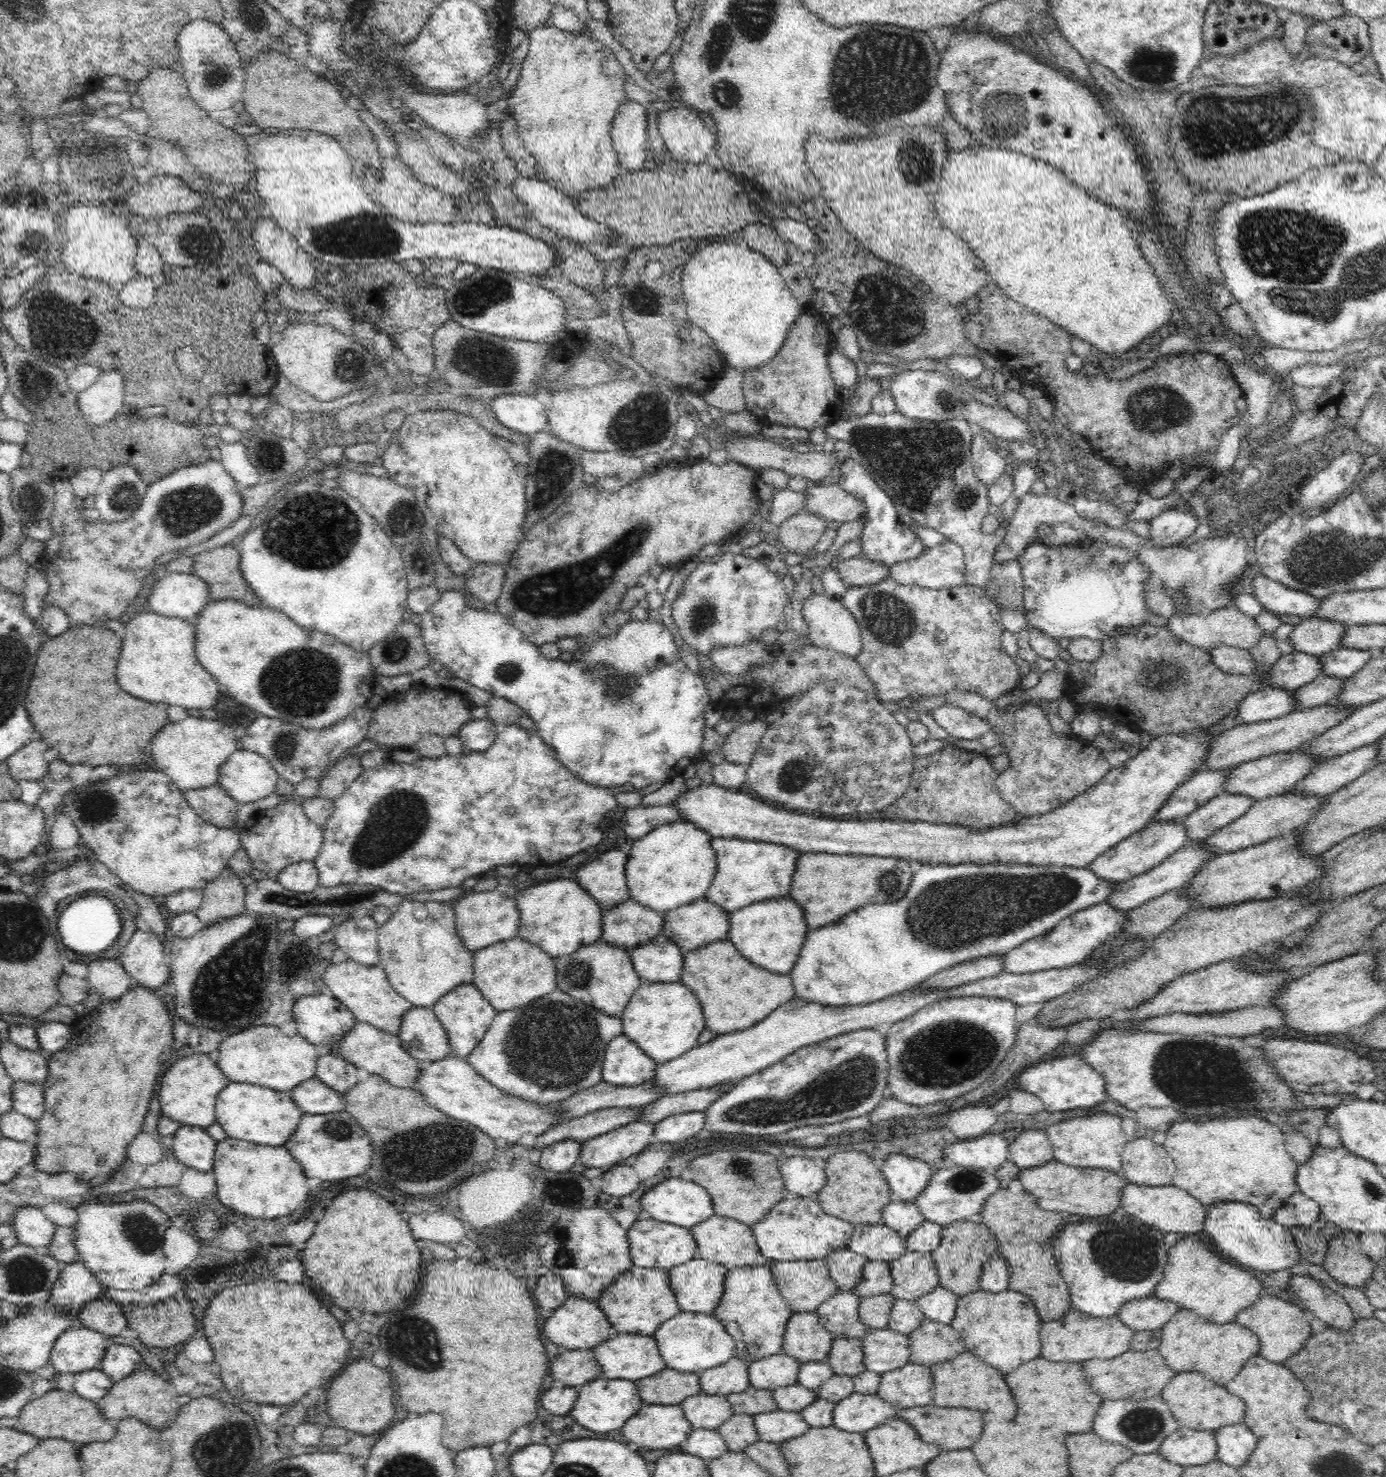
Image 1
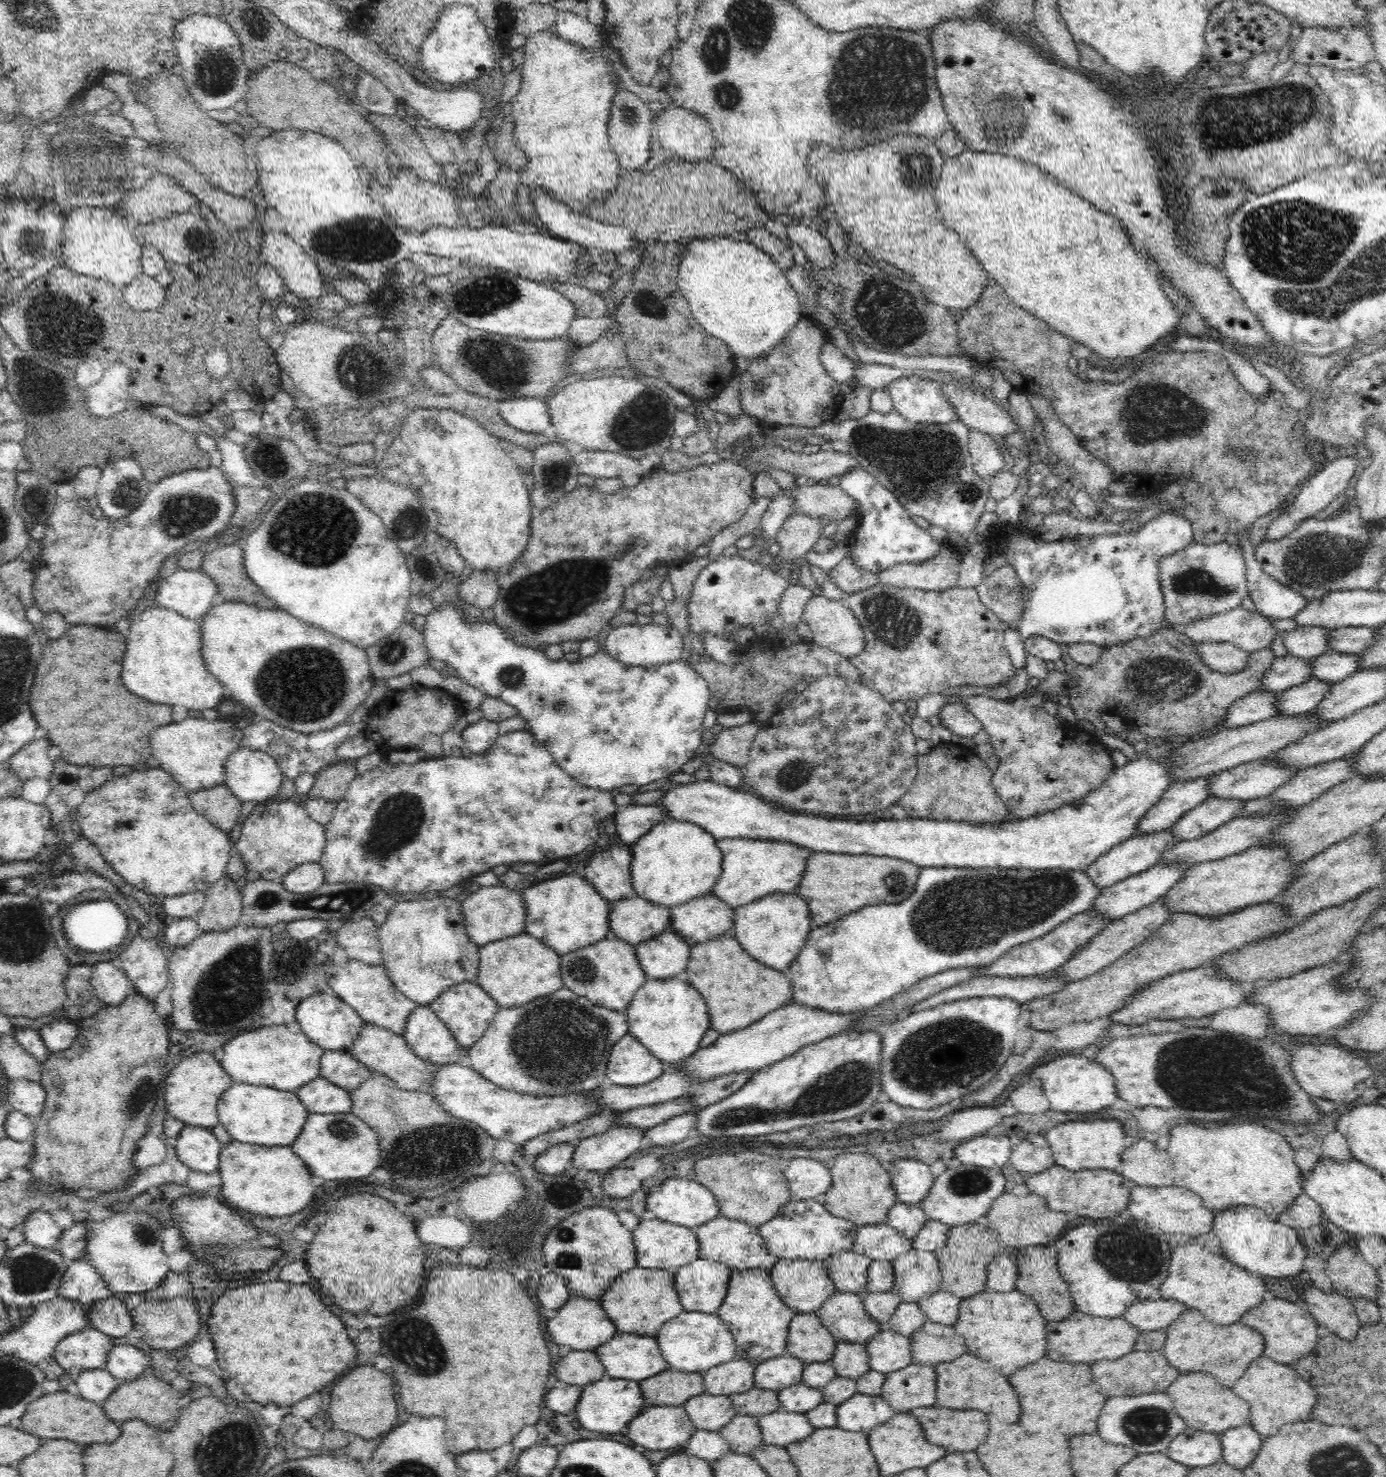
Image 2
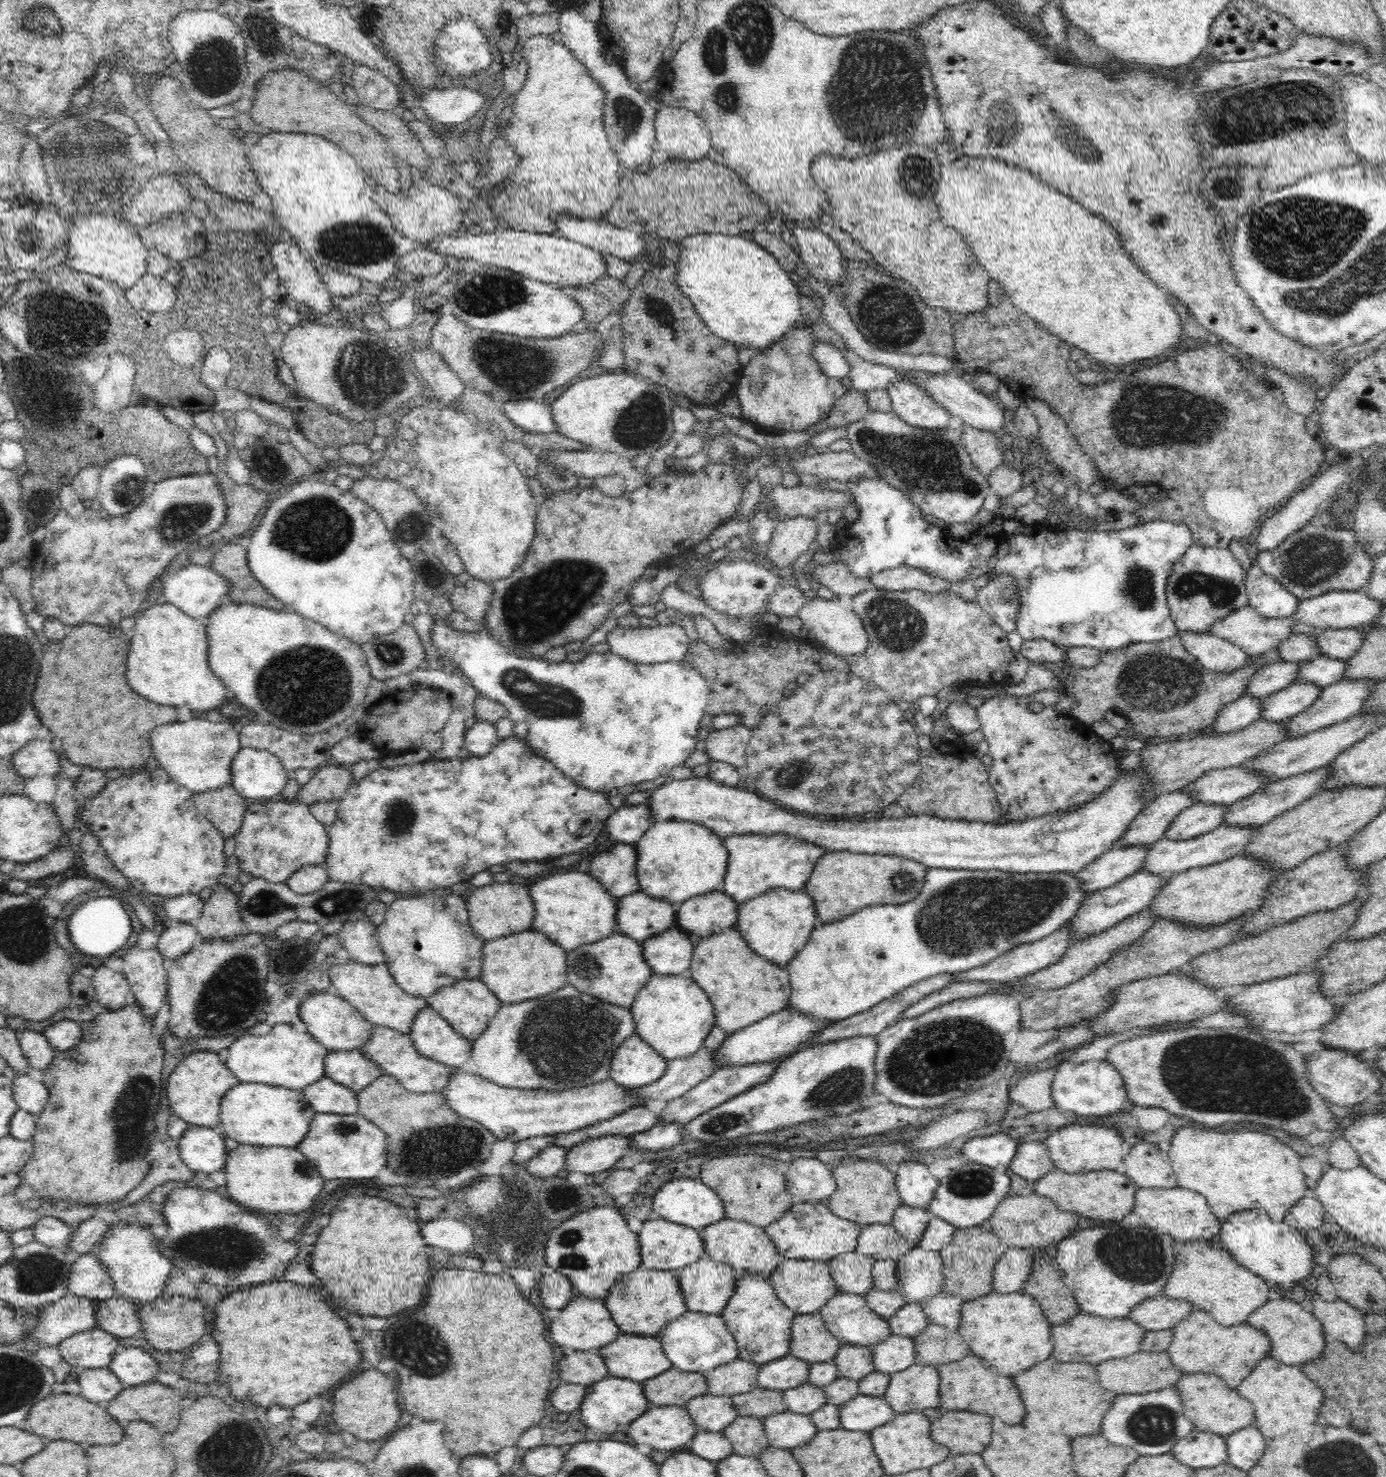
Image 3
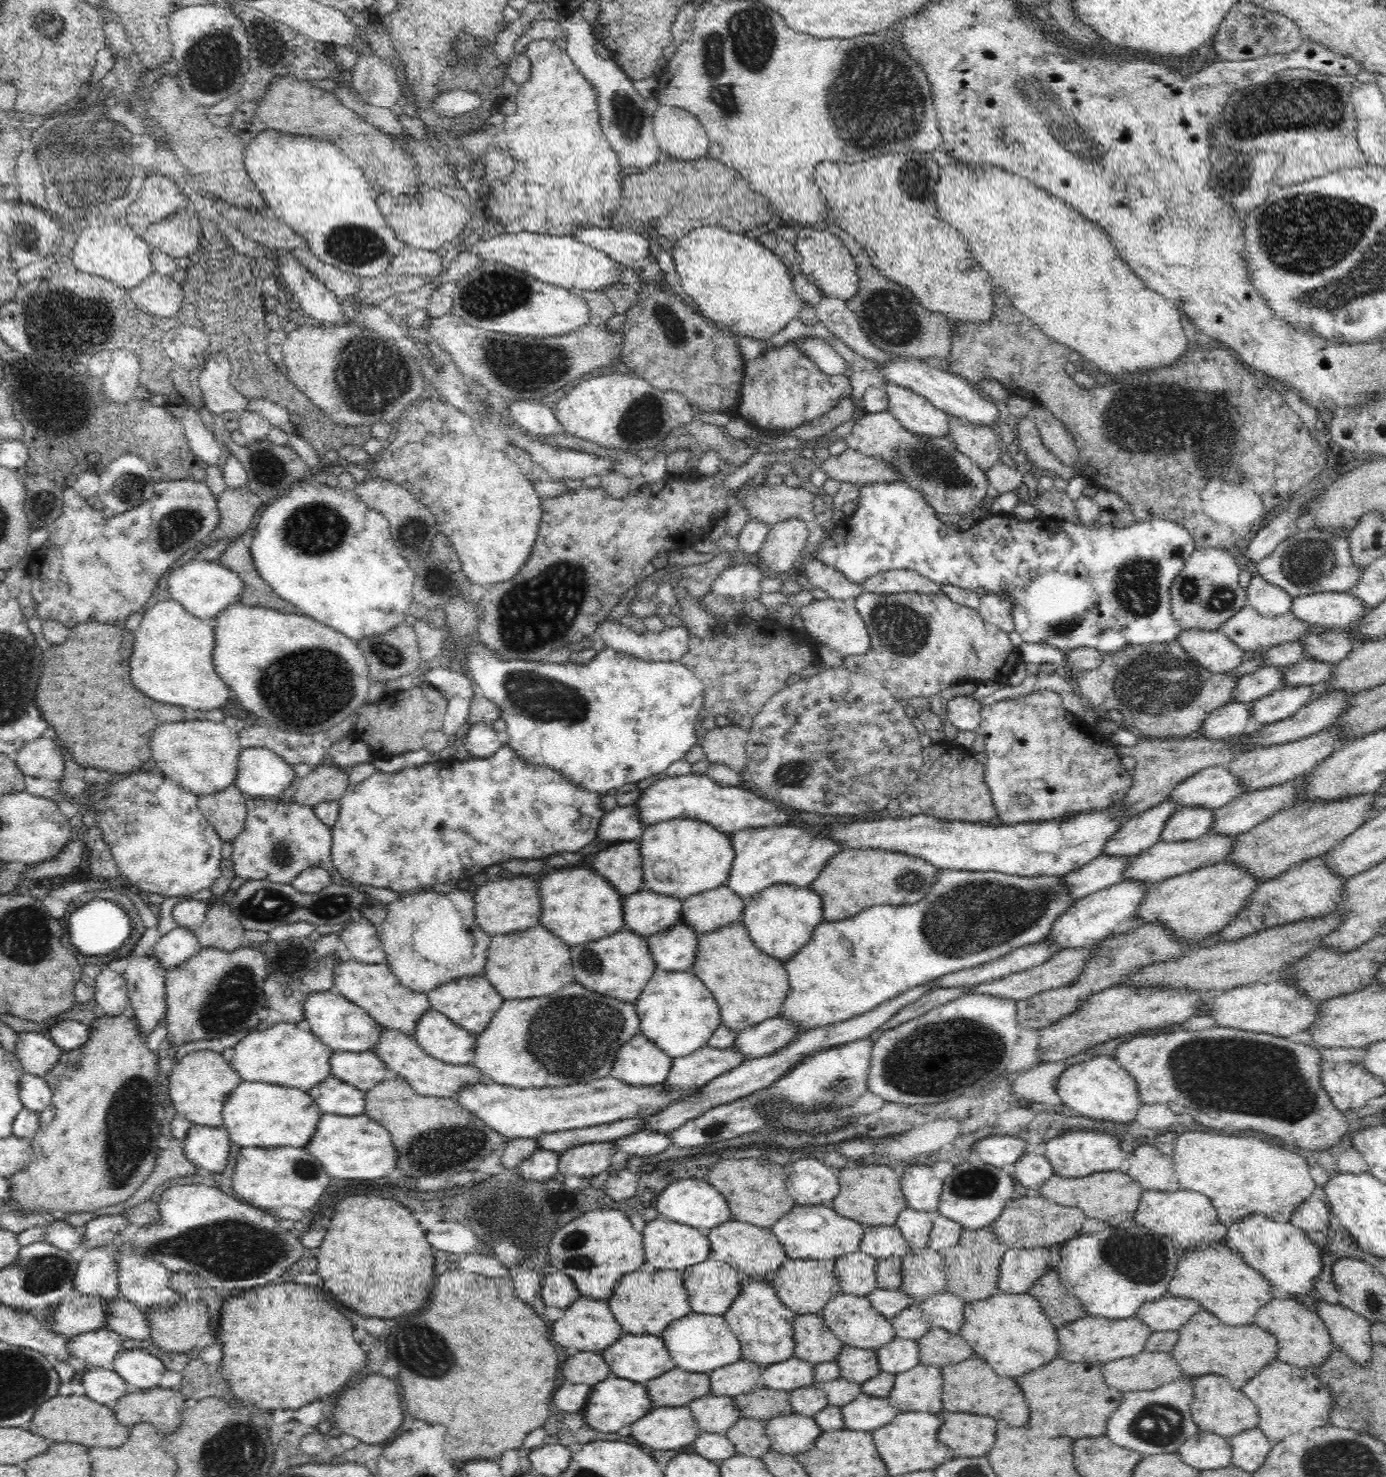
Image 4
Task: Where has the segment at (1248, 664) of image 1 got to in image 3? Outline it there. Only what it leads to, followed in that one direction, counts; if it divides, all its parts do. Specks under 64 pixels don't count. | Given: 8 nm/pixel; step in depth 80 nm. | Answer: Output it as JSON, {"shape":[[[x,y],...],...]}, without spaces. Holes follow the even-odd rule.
{"shape":[[[1180,631],[1184,647],[1191,652],[1198,663],[1210,672],[1232,674],[1245,666],[1246,655],[1236,644],[1214,634]]]}

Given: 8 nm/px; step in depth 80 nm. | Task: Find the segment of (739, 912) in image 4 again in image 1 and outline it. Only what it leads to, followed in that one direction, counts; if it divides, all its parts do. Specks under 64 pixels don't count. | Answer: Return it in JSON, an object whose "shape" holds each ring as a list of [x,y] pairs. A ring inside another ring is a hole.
{"shape":[[[705,897],[694,902],[664,913],[664,926],[662,933],[673,940],[685,952],[708,946],[712,942],[726,939],[729,931],[728,919],[730,914],[713,902],[708,902]]]}

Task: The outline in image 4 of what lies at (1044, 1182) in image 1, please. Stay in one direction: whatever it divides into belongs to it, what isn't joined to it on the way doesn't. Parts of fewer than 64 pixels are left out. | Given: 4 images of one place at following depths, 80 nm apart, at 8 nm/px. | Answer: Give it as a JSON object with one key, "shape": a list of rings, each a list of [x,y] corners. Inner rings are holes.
{"shape":[[[1118,1171],[1096,1172],[1084,1178],[1060,1178],[1054,1176],[1041,1187],[1039,1193],[1042,1197],[1056,1201],[1065,1207],[1078,1207],[1090,1218],[1106,1220],[1111,1225],[1124,1220],[1134,1218],[1138,1210],[1141,1194],[1144,1192],[1142,1186],[1129,1176]]]}

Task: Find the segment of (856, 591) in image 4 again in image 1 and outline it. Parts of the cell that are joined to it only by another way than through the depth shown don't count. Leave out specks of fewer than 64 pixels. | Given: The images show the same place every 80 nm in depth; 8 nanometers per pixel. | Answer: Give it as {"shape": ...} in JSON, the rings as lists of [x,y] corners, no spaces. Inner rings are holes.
{"shape":[[[860,554],[854,558],[840,561],[836,565],[842,583],[847,587],[854,585],[871,585],[888,577],[889,566],[874,561]]]}

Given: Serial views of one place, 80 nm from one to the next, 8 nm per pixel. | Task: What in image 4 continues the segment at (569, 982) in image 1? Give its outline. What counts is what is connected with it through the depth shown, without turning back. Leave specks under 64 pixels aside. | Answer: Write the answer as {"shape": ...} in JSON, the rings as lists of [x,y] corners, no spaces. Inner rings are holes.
{"shape":[[[623,929],[600,940],[571,947],[574,982],[592,992],[634,1003],[658,969],[647,939],[637,932]]]}

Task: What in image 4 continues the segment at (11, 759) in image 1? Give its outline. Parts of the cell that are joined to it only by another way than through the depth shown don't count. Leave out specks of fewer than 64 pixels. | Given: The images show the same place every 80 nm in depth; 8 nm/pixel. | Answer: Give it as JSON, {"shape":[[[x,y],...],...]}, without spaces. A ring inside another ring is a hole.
{"shape":[[[48,738],[27,742],[13,757],[18,769],[25,776],[57,781],[64,776],[62,750],[56,748],[54,742]]]}

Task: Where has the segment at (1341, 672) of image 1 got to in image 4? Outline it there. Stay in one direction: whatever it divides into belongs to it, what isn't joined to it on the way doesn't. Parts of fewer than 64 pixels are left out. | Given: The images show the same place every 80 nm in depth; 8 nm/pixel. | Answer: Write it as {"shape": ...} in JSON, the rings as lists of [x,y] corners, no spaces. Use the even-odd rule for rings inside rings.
{"shape":[[[1303,659],[1301,662],[1286,668],[1284,672],[1284,685],[1313,686],[1328,682],[1332,678],[1335,666],[1319,662],[1318,660]]]}

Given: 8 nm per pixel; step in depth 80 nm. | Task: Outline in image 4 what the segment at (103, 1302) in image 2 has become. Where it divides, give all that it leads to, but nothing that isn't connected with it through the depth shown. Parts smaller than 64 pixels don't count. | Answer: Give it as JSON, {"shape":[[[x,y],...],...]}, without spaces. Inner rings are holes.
{"shape":[[[118,1296],[108,1300],[105,1328],[124,1338],[150,1339],[151,1330],[145,1314],[130,1300]]]}

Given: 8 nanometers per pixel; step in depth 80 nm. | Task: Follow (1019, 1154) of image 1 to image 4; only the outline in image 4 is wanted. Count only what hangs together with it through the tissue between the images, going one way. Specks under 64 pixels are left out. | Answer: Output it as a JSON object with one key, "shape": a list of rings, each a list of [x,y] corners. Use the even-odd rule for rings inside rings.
{"shape":[[[1027,1151],[1010,1167],[1010,1172],[1023,1187],[1038,1191],[1056,1176],[1046,1155]]]}

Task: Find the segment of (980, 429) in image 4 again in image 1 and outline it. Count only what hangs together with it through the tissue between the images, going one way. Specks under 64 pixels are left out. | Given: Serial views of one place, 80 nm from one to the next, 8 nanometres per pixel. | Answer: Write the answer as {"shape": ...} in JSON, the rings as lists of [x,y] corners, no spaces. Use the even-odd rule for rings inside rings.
{"shape":[[[976,433],[973,437],[971,457],[976,476],[988,487],[992,486],[1005,473],[1005,457],[999,455],[997,449],[981,434]]]}

